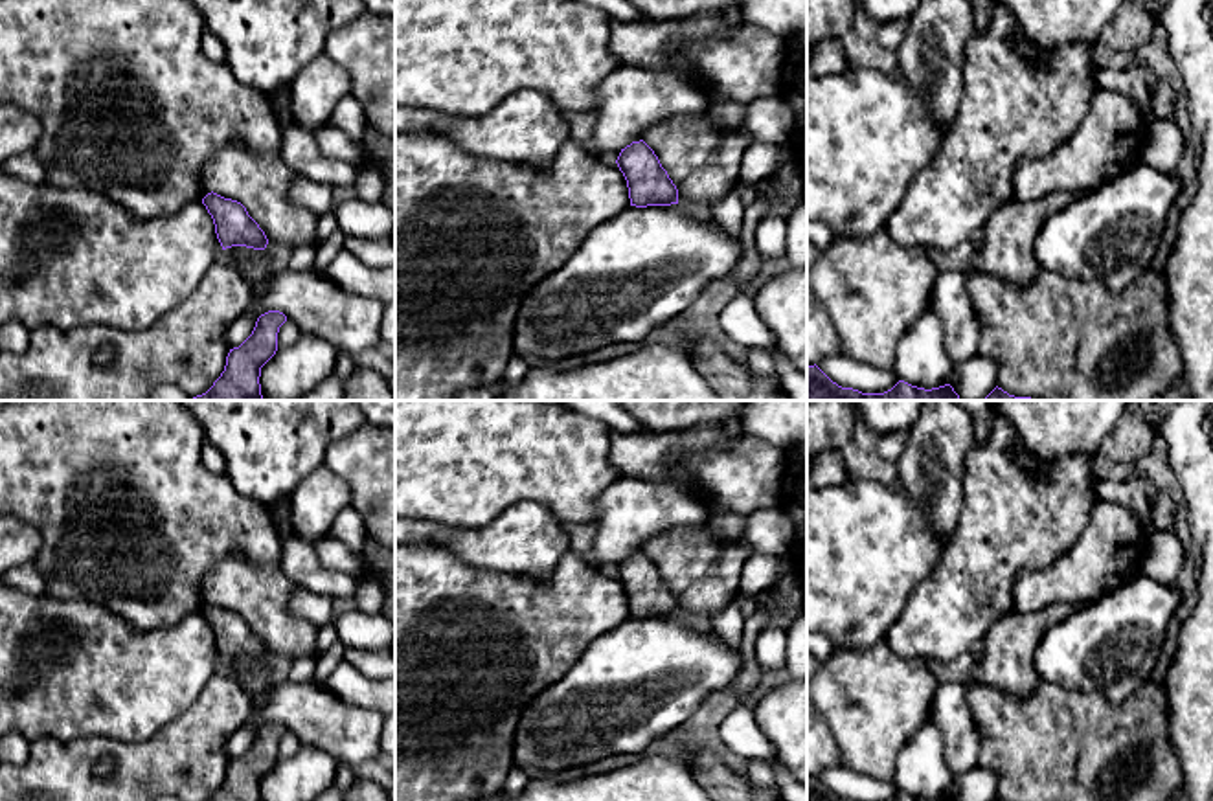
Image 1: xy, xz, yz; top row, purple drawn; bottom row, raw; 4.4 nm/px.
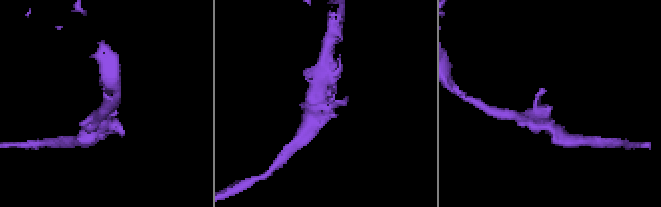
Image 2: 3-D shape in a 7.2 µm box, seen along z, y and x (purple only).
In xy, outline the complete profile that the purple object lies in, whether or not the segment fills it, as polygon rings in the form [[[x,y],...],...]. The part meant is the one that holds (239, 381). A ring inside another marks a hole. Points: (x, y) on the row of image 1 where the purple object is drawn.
[[[279,310],[261,314],[252,334],[230,349],[224,371],[213,386],[191,400],[263,400],[261,367],[276,355],[278,333],[285,322],[287,316]]]

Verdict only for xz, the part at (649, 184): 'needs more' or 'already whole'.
already whole

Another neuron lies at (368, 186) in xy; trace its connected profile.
[[[362,164],[355,169],[355,197],[366,202],[382,202],[384,175],[371,164]]]

